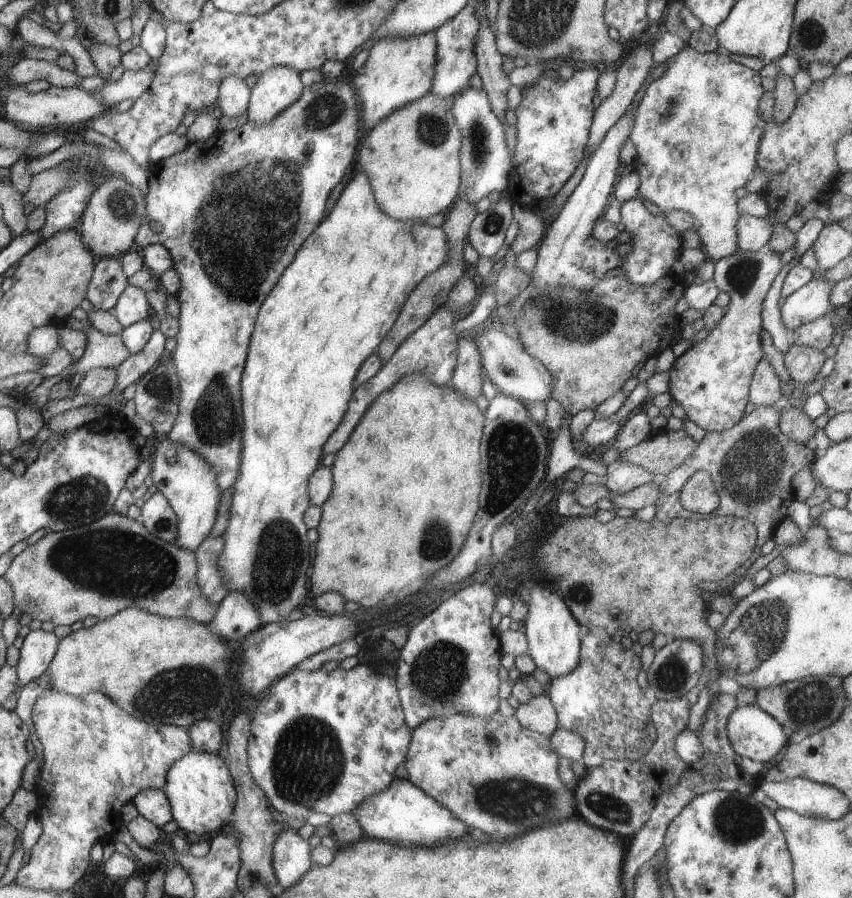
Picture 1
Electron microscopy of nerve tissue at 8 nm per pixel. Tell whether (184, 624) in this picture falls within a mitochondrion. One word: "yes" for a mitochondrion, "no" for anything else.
no

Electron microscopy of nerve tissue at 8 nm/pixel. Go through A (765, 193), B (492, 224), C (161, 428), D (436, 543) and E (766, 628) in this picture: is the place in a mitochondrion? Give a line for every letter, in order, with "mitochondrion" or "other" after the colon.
A: other
B: mitochondrion
C: other
D: mitochondrion
E: mitochondrion

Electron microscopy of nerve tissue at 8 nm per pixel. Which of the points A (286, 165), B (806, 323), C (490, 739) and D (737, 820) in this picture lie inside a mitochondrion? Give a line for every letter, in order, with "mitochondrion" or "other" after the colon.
A: mitochondrion
B: other
C: other
D: mitochondrion

